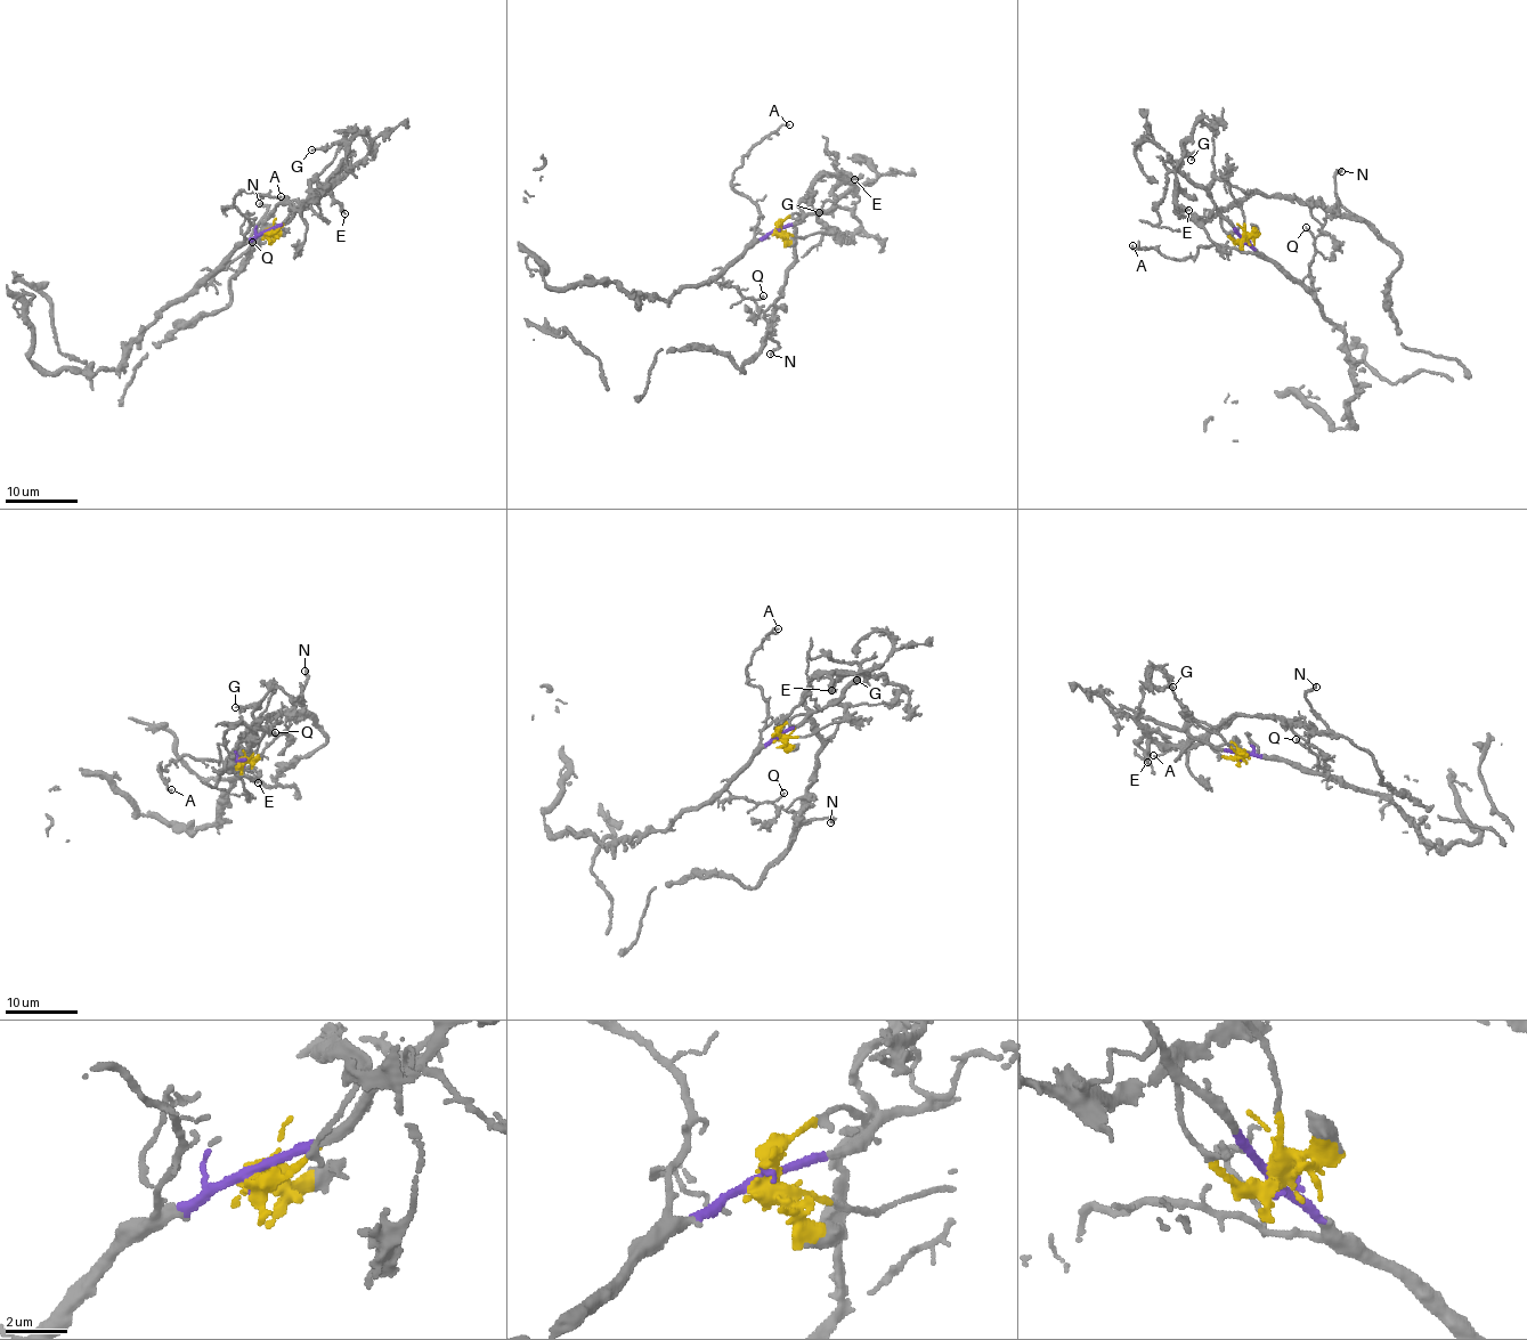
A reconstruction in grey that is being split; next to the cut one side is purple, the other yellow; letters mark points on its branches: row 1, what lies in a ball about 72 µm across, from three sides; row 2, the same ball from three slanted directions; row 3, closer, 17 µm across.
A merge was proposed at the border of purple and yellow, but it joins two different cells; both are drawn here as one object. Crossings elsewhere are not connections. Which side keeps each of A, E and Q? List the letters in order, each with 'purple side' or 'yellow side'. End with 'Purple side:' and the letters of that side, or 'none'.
A: purple side
E: yellow side
Q: purple side
Purple side: A, Q

